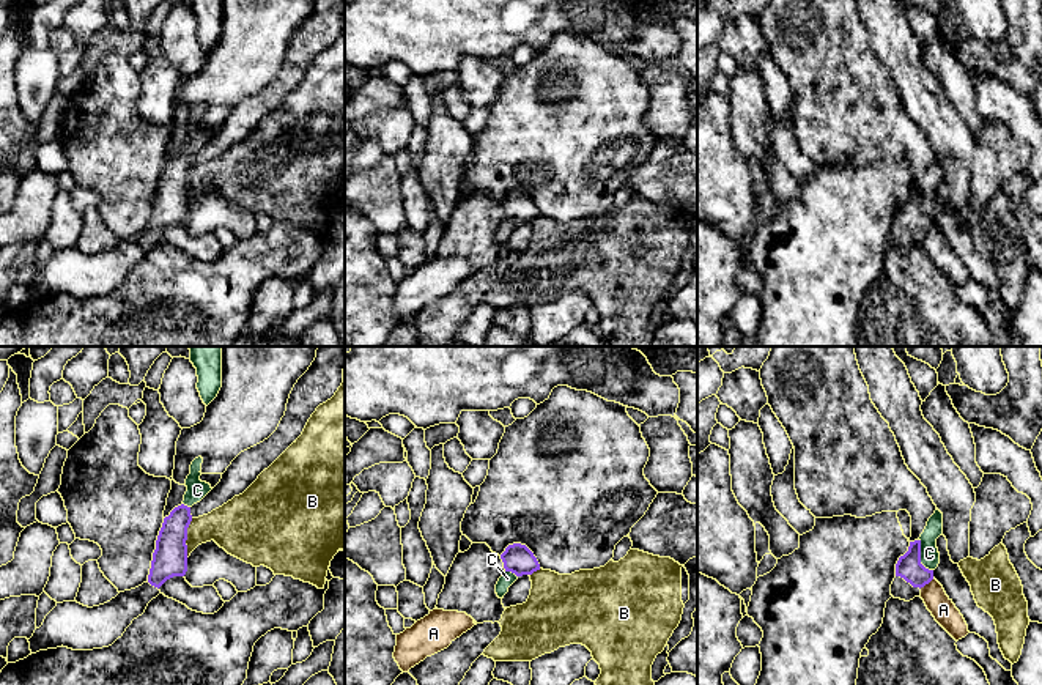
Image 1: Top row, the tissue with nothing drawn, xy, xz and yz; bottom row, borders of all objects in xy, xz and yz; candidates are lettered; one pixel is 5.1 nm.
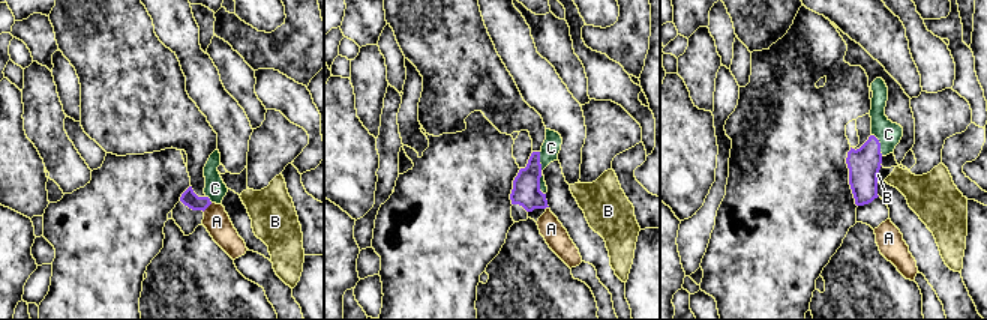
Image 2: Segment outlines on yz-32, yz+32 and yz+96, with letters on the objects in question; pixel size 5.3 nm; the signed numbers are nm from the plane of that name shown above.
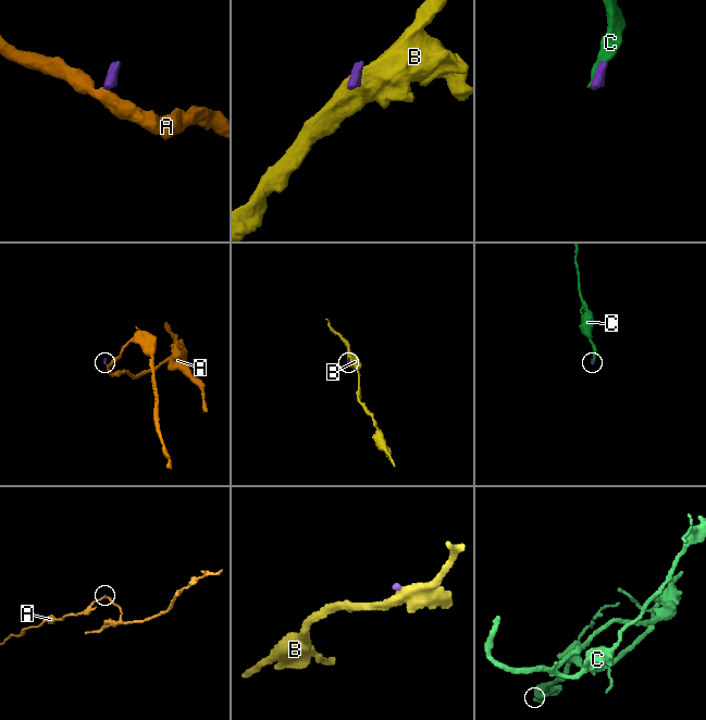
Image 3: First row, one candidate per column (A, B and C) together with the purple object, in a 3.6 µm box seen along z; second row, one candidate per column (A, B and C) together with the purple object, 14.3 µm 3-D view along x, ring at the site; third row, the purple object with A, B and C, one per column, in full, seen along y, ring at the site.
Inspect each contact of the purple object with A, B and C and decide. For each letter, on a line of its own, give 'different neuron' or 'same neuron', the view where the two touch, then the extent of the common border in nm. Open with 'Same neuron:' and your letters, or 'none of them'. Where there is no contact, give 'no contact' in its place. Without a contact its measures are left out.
Same neuron: C
A: different neuron; contact in yz; length 90 nm
B: different neuron; contact in xy; length 200 nm
C: same neuron; contact in yz; length 180 nm

